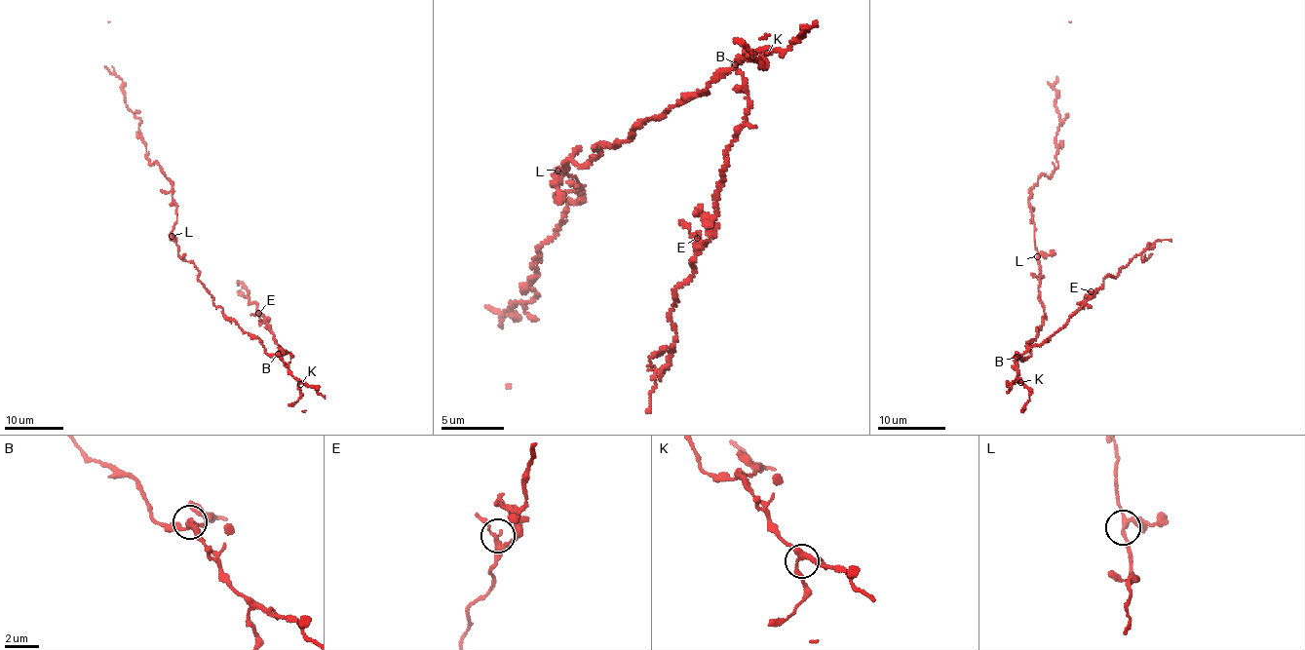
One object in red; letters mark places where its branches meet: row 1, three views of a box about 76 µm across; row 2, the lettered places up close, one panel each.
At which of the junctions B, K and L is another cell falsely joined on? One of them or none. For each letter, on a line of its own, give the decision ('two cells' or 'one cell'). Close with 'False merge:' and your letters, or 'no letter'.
B: two cells
K: one cell
L: one cell
False merge: B

